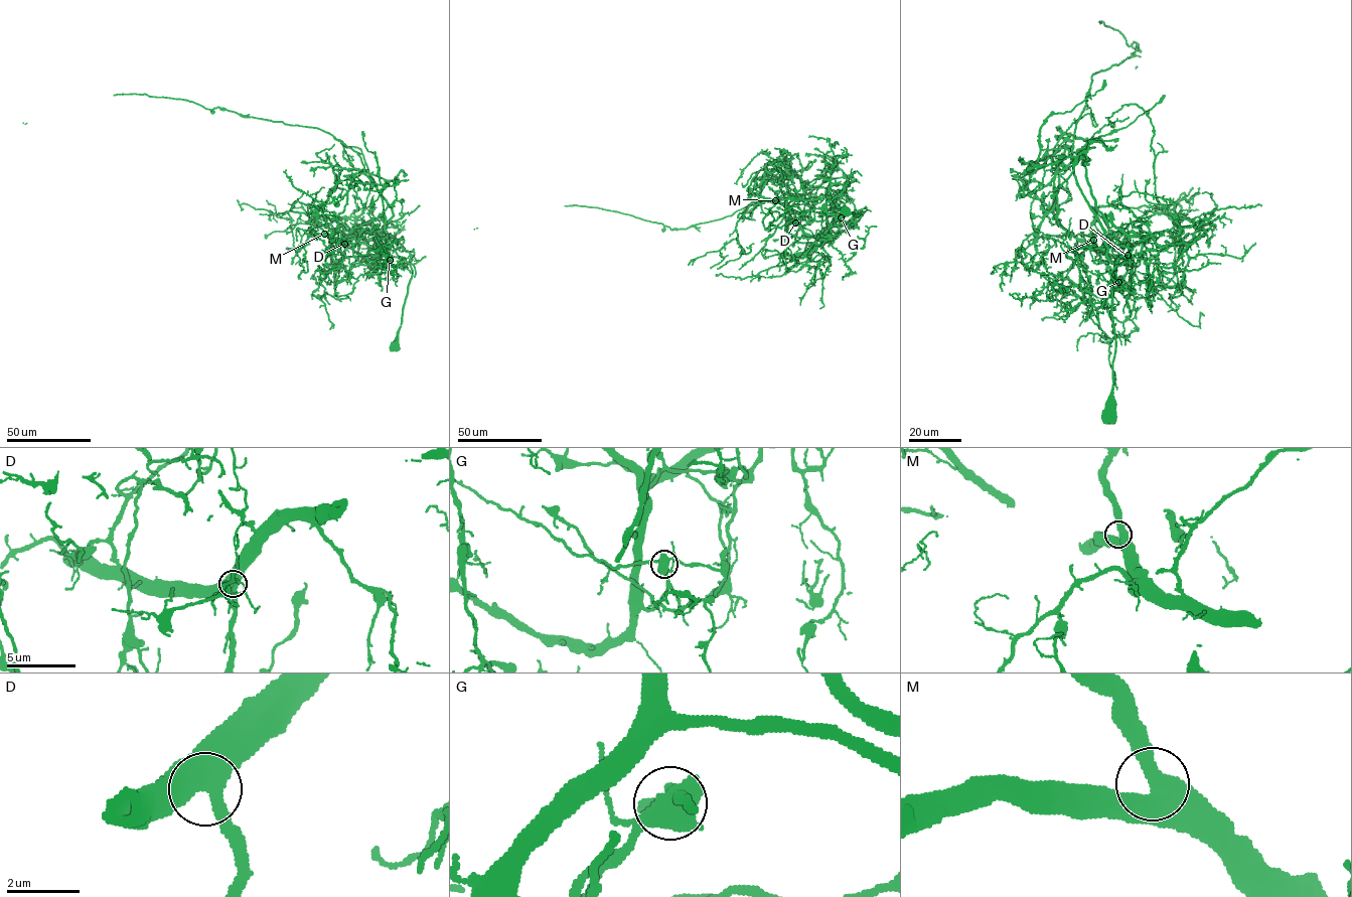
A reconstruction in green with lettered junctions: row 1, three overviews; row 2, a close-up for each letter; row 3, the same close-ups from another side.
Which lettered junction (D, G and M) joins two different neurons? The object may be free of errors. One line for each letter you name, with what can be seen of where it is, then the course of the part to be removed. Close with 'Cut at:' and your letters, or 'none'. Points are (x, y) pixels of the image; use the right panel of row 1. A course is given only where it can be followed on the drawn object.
G: place (1118, 282); course (1118, 282), (1115, 290), (1104, 231), (1072, 158), (1091, 77), (1137, 49), (1100, 21), (1137, 66)
Cut at: G

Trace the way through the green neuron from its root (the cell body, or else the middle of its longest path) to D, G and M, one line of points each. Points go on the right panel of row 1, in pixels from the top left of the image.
D: (1106, 414), (1115, 350), (1111, 278), (1123, 261), (1121, 245), (1125, 240), (1132, 246), (1128, 255)
G: (1106, 414), (1104, 408), (1112, 385), (1115, 350), (1112, 276), (1116, 290), (1118, 282)
M: (1106, 414), (1115, 350), (1111, 278), (1124, 255), (1113, 236), (1105, 237), (1104, 252), (1093, 240)

